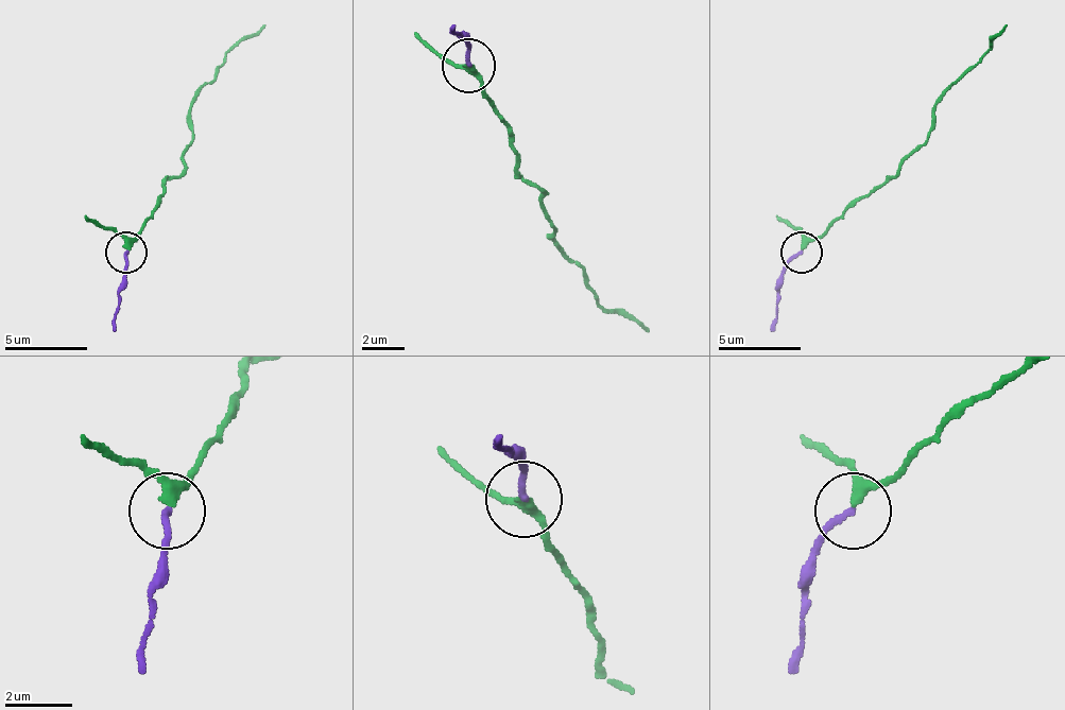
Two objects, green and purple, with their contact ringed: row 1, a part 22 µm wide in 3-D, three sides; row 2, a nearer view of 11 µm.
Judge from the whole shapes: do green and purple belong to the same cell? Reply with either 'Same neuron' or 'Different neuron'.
Different neuron

